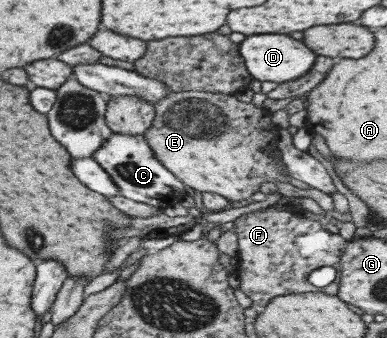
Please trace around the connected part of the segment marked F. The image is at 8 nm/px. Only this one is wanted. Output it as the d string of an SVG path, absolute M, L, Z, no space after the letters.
M268 204L246 209L234 222L234 230L238 238L238 265L235 274L240 281L240 289L253 302L254 307L267 306L269 301L282 295L305 293L307 291L323 291L327 295L335 296L340 286L339 276L328 286L319 288L313 286L309 281L309 275L320 267L333 267L340 272L340 254L343 254L348 241L330 227L330 225L319 218L312 216L307 218L301 215L300 208L296 212L292 210L281 210L269 207Z

